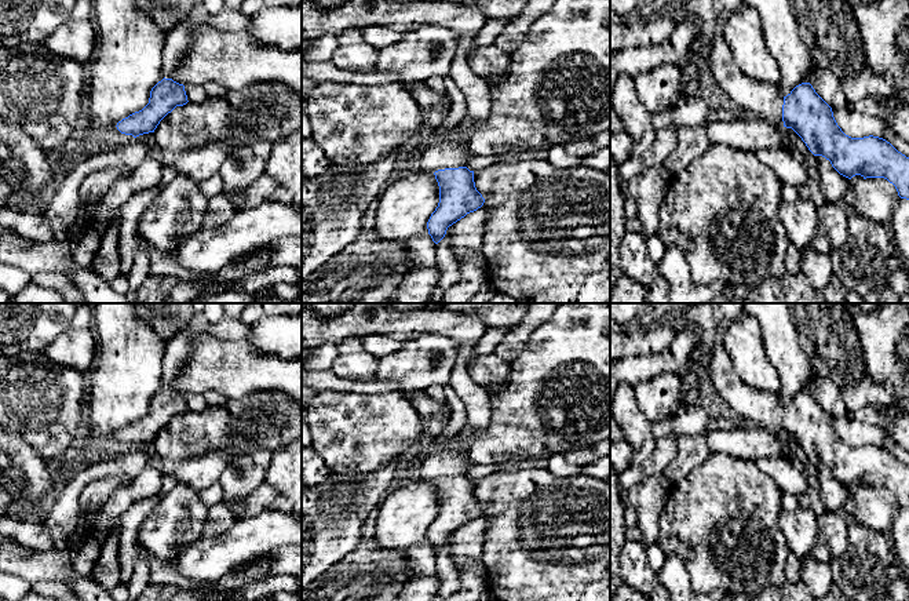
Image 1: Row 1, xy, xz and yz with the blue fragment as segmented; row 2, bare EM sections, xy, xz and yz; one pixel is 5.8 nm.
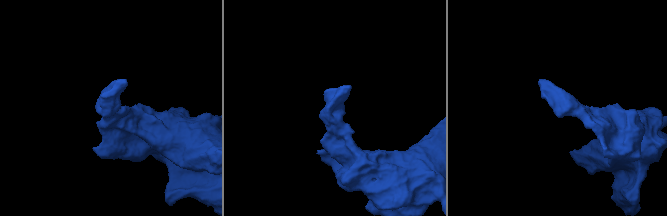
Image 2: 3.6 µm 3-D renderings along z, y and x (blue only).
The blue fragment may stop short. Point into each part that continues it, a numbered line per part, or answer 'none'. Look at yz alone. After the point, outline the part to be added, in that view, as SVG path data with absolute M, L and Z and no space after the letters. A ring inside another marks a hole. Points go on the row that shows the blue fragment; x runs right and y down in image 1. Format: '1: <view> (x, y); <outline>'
1: yz (754, 98); M712 36L705 63L720 90L744 116L762 119L775 127L784 125L784 96L778 85L745 76L738 69L723 36Z

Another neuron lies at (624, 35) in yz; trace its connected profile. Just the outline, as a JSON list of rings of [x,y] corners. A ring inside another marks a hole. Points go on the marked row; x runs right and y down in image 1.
[[[673,11],[635,22],[610,22],[610,52],[662,43],[675,30],[676,23],[678,15]]]

